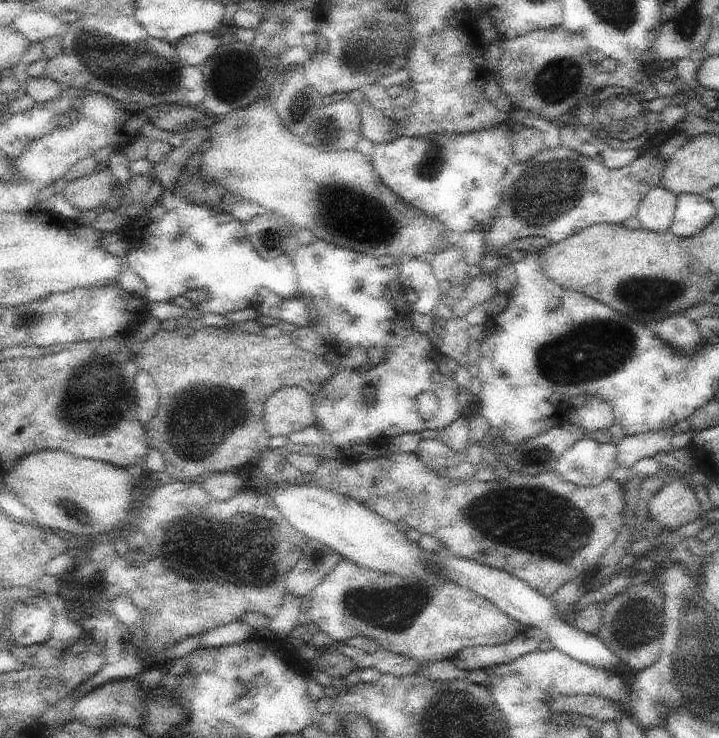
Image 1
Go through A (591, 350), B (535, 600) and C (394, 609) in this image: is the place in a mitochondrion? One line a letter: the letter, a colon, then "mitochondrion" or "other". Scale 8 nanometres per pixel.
A: mitochondrion
B: other
C: mitochondrion

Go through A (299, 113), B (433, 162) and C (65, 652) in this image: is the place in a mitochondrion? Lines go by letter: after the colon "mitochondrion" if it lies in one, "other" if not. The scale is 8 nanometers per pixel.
A: other
B: mitochondrion
C: other

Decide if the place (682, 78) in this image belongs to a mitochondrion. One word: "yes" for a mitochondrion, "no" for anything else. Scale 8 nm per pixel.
no

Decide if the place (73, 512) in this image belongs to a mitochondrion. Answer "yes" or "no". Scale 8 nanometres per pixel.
no

